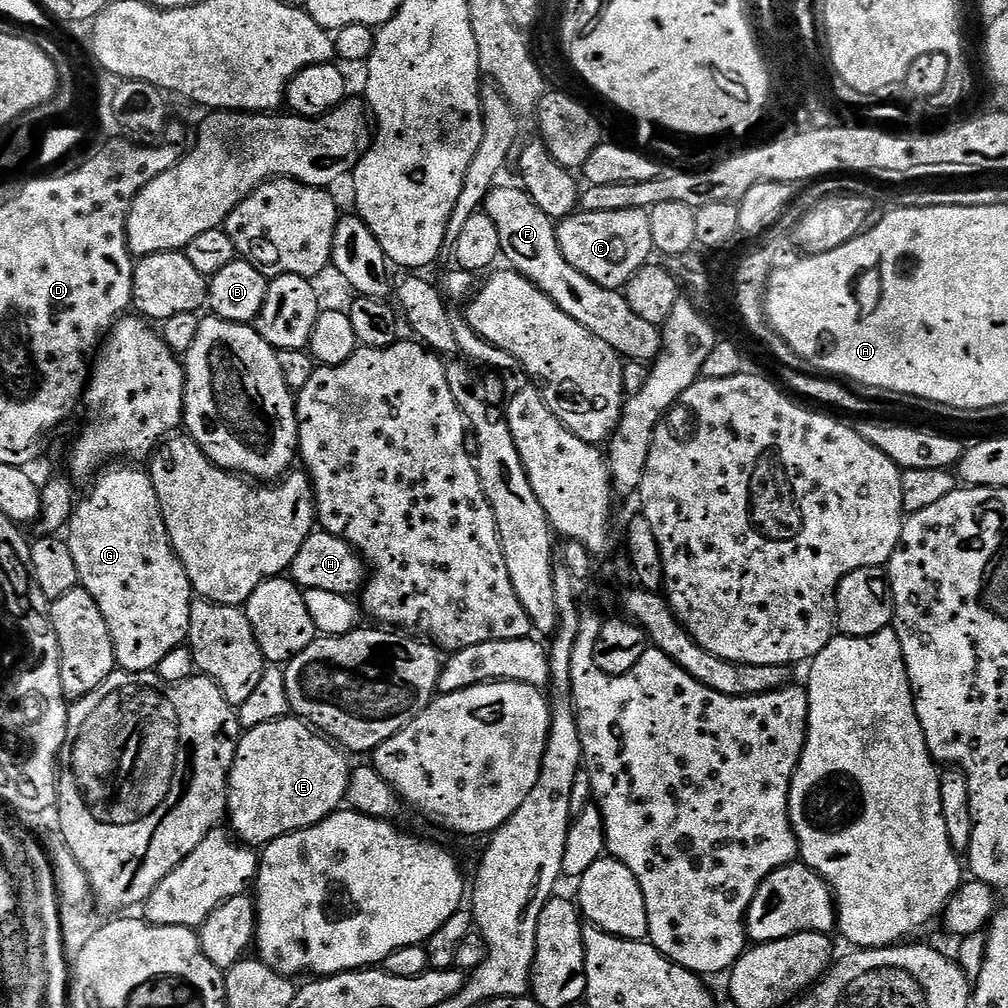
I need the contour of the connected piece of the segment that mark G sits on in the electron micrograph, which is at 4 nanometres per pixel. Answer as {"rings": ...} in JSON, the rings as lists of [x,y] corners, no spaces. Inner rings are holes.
{"rings":[[[120,462],[101,471],[92,486],[88,497],[85,500],[83,497],[75,505],[66,529],[70,554],[74,554],[74,563],[78,565],[79,587],[87,590],[90,598],[98,602],[98,610],[102,610],[102,618],[106,618],[106,626],[110,626],[117,665],[125,672],[159,669],[162,658],[188,639],[194,599],[192,583],[188,581],[186,570],[170,542],[160,499],[152,485],[152,477],[145,469],[143,472],[140,466]]]}

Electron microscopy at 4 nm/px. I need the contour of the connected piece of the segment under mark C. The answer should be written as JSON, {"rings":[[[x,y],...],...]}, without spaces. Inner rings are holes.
{"rings":[[[577,210],[567,219],[556,224],[558,246],[574,266],[590,282],[603,288],[623,289],[628,280],[649,263],[653,255],[652,235],[650,234],[650,218],[645,210],[614,210],[606,214]]]}

